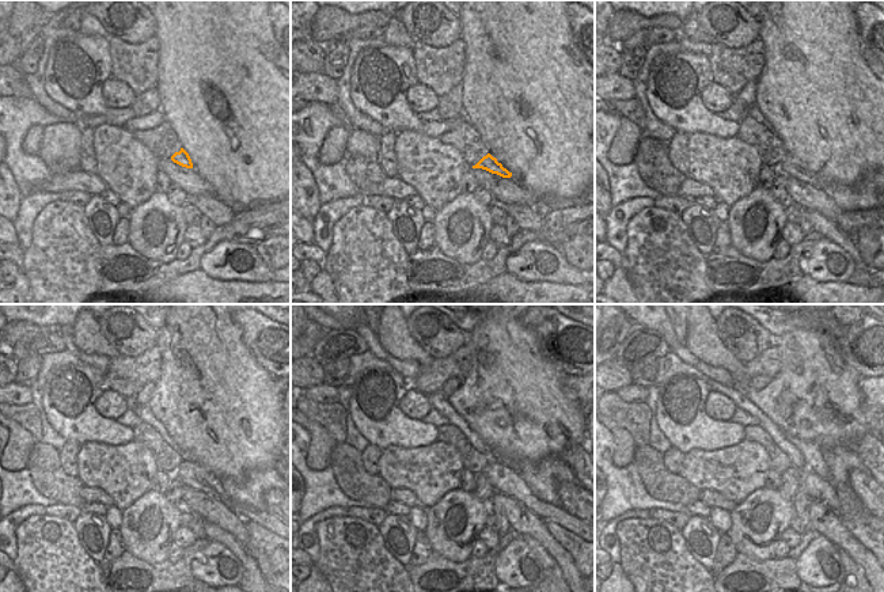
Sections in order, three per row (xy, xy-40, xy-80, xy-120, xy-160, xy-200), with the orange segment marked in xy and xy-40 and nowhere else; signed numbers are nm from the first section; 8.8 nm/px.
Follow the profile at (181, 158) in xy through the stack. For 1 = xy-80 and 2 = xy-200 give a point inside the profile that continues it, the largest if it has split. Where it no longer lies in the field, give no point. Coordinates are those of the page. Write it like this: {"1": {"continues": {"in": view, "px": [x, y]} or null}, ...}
{"1": {"continues": {"in": "xy-80", "px": [793, 167]}}, "2": {"continues": {"in": "xy-200", "px": [815, 486]}}}

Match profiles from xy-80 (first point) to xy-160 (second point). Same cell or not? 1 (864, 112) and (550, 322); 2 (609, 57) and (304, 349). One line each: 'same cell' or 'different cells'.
1: different cells
2: different cells

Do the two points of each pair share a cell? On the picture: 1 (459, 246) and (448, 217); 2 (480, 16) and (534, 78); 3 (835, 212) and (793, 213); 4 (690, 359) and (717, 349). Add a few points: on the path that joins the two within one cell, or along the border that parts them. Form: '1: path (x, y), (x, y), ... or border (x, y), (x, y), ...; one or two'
1: path (459, 239), (459, 228), (455, 224); one
2: path (494, 31), (520, 57), (522, 63); one
3: border (795, 202), (804, 208); two
4: border (683, 344), (700, 360); two

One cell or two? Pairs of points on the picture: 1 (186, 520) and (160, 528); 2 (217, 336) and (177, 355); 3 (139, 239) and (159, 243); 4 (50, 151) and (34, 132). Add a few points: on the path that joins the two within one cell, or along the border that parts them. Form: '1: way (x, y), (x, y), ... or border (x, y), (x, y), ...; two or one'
1: border (188, 509), (181, 515), (179, 524); two
2: way (208, 345), (198, 355), (186, 355); one
3: way (144, 239), (154, 239); one
4: border (45, 128), (37, 154); two

